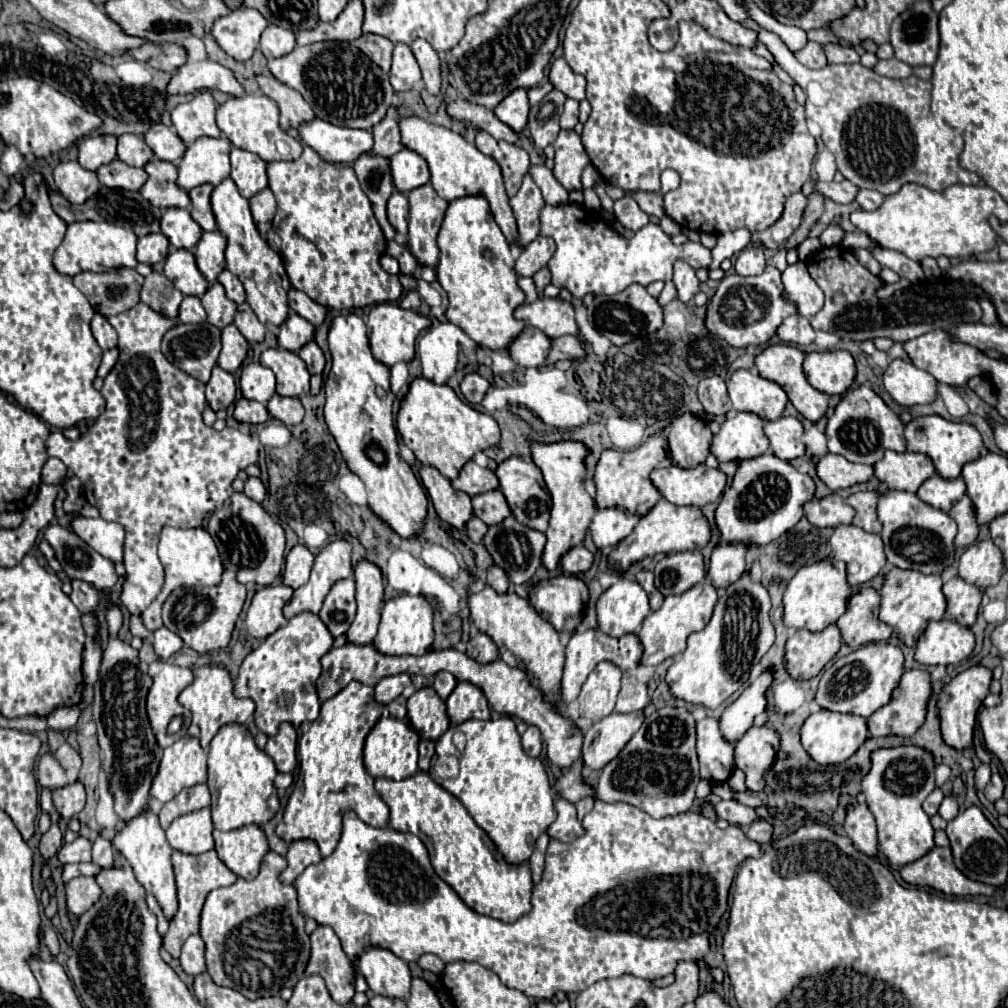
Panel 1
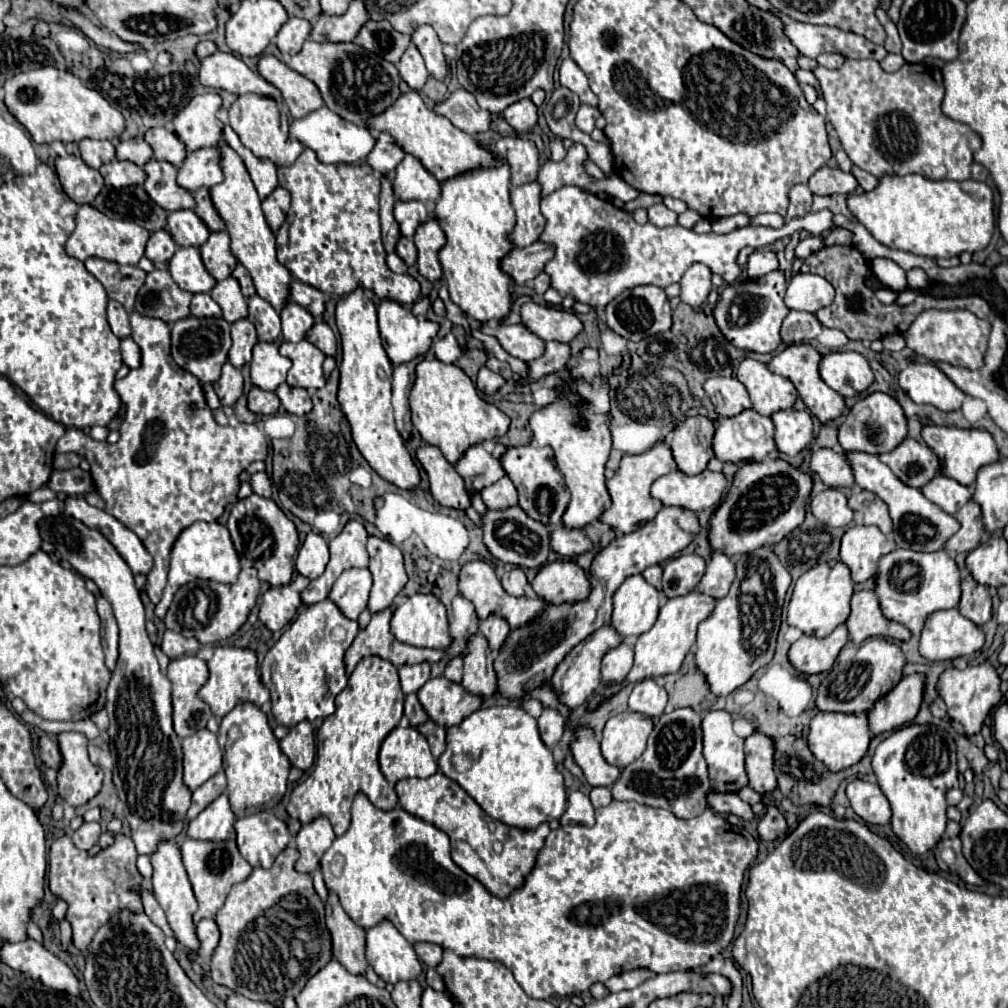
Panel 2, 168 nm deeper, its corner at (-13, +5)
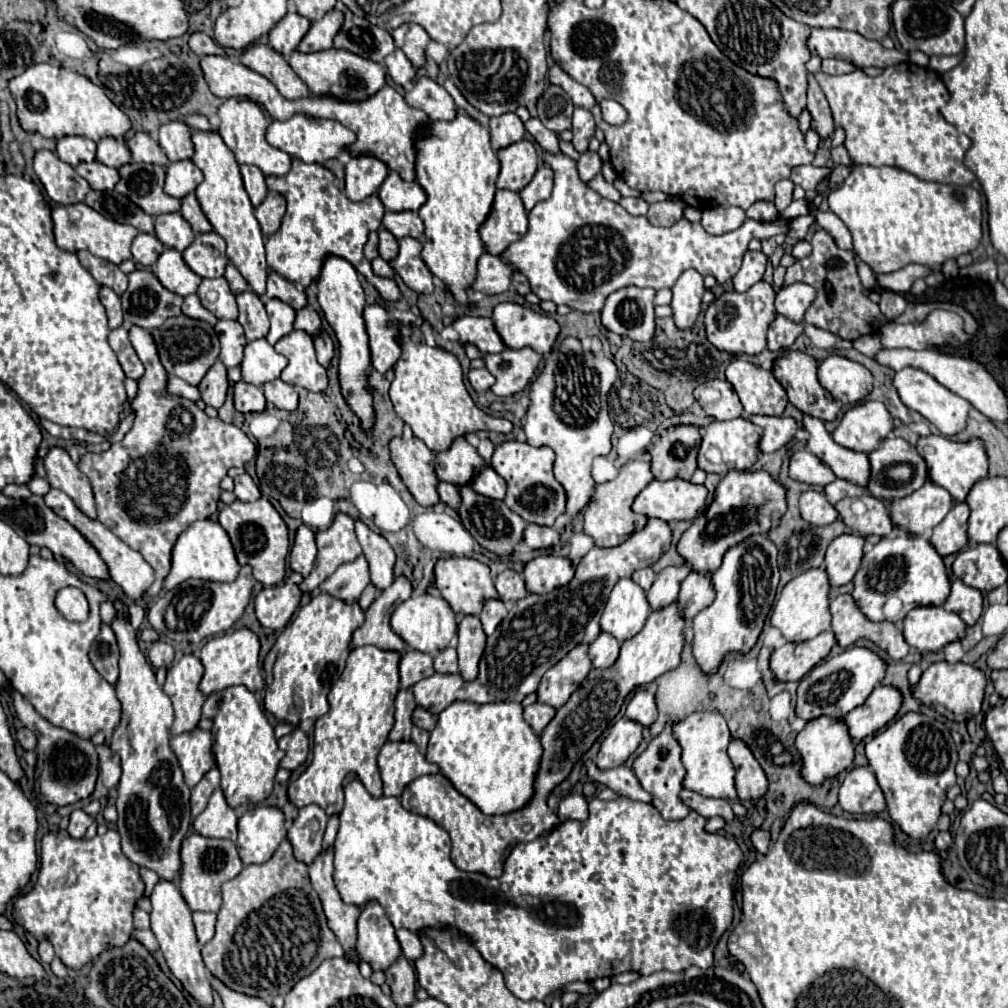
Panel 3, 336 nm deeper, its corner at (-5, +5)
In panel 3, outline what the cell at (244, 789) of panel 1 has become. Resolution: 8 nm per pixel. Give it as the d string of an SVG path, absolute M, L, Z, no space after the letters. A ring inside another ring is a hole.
M241 684L225 688L221 692L213 692L205 700L205 716L213 720L211 730L215 733L213 752L216 767L221 772L221 790L227 802L233 808L239 804L263 802L273 790L275 772L285 752L279 750L273 726L267 722L255 694Z

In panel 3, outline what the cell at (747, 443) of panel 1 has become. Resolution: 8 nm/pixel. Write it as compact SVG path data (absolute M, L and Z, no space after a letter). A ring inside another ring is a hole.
M727 420L727 422L711 422L707 428L701 430L703 442L699 448L699 468L707 474L719 474L725 476L729 470L749 470L757 456L759 456L759 440L761 440L761 428L743 420Z

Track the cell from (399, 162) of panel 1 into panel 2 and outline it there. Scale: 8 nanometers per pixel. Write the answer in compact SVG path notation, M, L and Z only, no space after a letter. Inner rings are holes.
M407 154L403 162L395 168L393 190L399 200L417 198L421 202L435 202L441 196L441 184L433 174L421 164L419 158Z

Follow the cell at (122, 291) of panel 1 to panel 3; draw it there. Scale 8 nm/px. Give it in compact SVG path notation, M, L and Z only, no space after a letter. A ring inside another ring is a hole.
M79 250L77 256L79 256L79 262L83 264L83 268L87 268L101 286L113 288L119 296L127 290L127 276L119 270L119 266L115 266L103 258L97 258L97 256L89 254L87 250Z

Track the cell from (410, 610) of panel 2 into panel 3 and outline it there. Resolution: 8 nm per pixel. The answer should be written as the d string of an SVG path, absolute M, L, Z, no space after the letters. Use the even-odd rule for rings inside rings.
M421 594L421 596L411 596L409 600L405 600L397 606L397 610L391 616L391 628L413 650L431 654L431 652L447 648L453 642L453 638L457 636L457 618L447 600L435 598L431 594Z

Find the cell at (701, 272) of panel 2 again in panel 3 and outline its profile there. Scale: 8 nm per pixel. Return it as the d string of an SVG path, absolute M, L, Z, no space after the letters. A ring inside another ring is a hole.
M685 270L677 284L673 286L673 320L679 330L689 330L699 312L701 312L701 298L703 298L705 286L703 286L703 276L697 274L697 270Z

